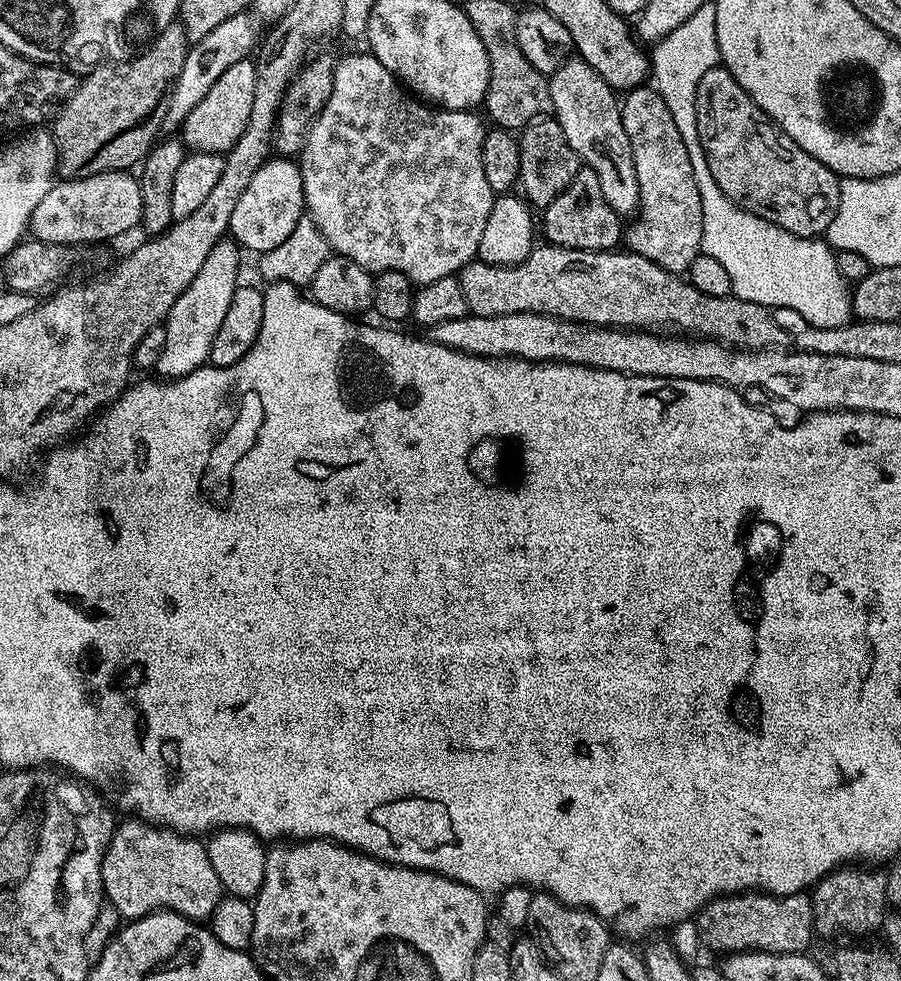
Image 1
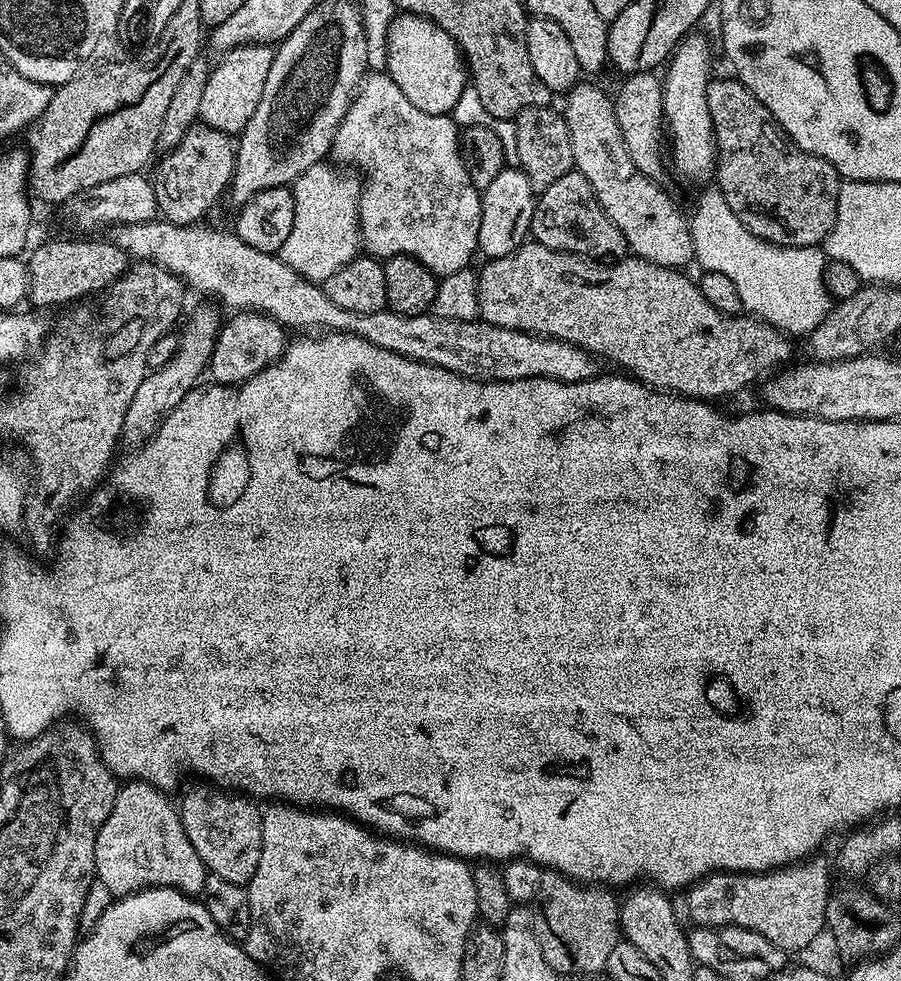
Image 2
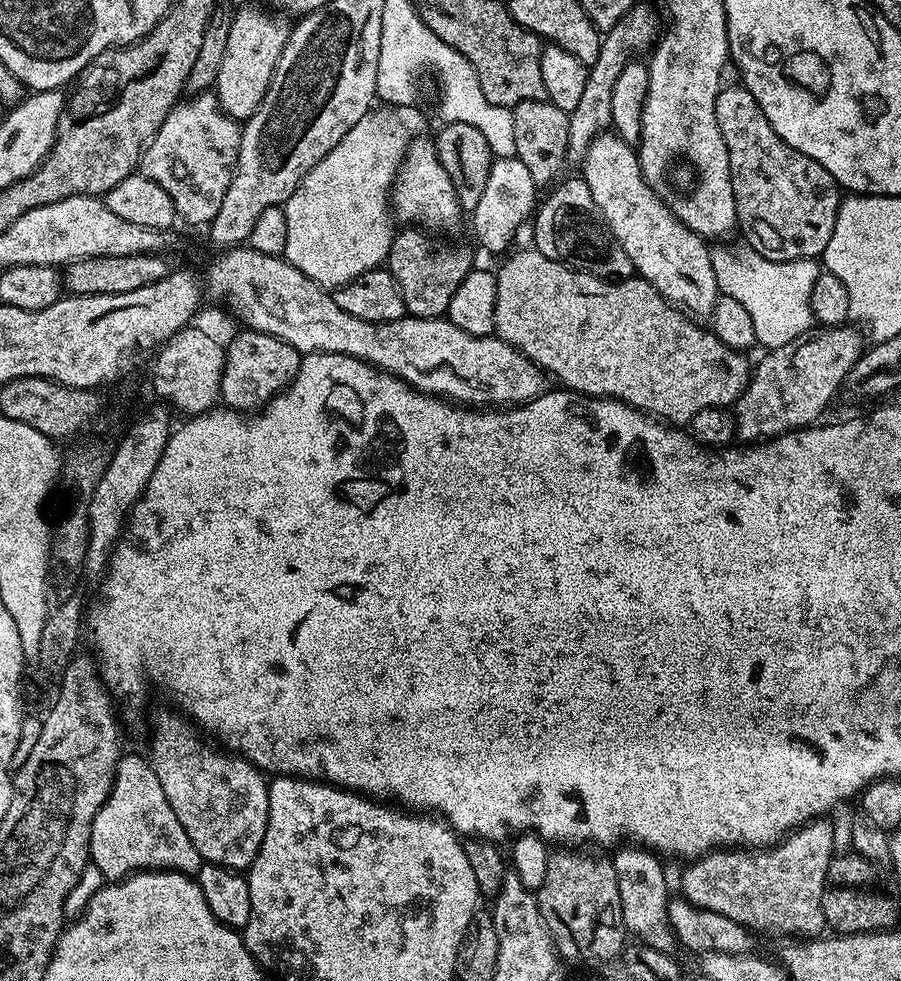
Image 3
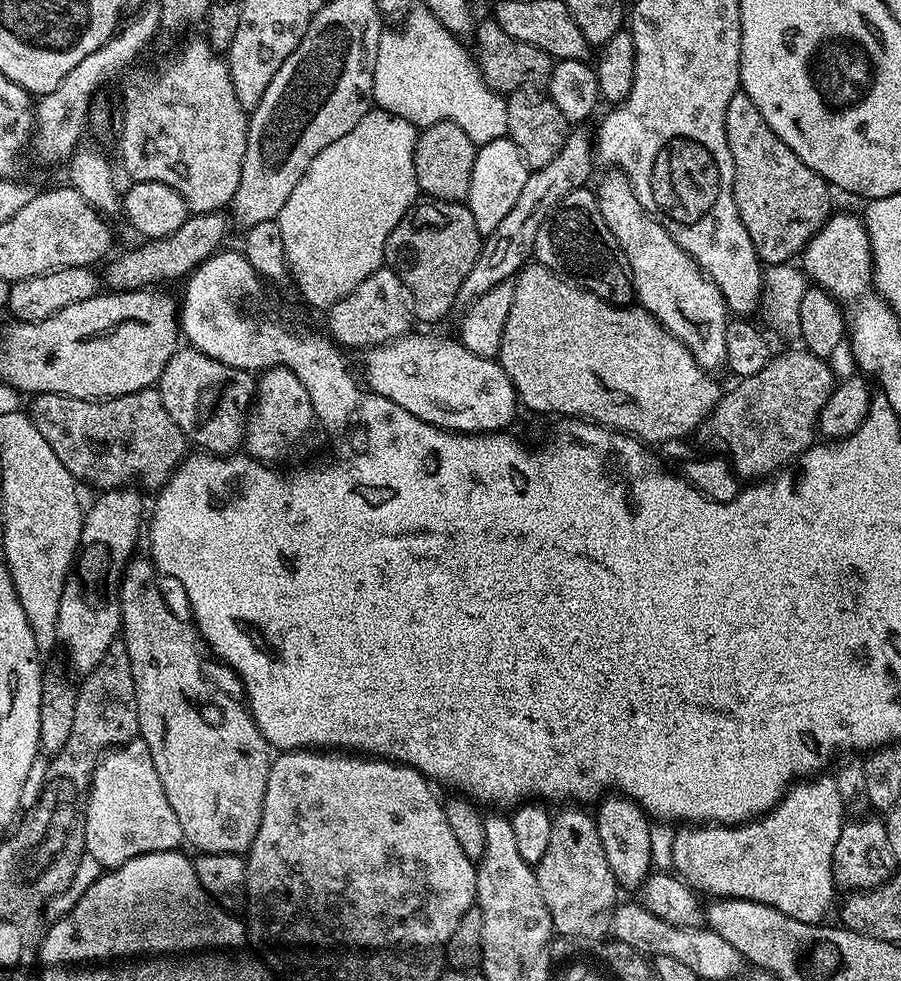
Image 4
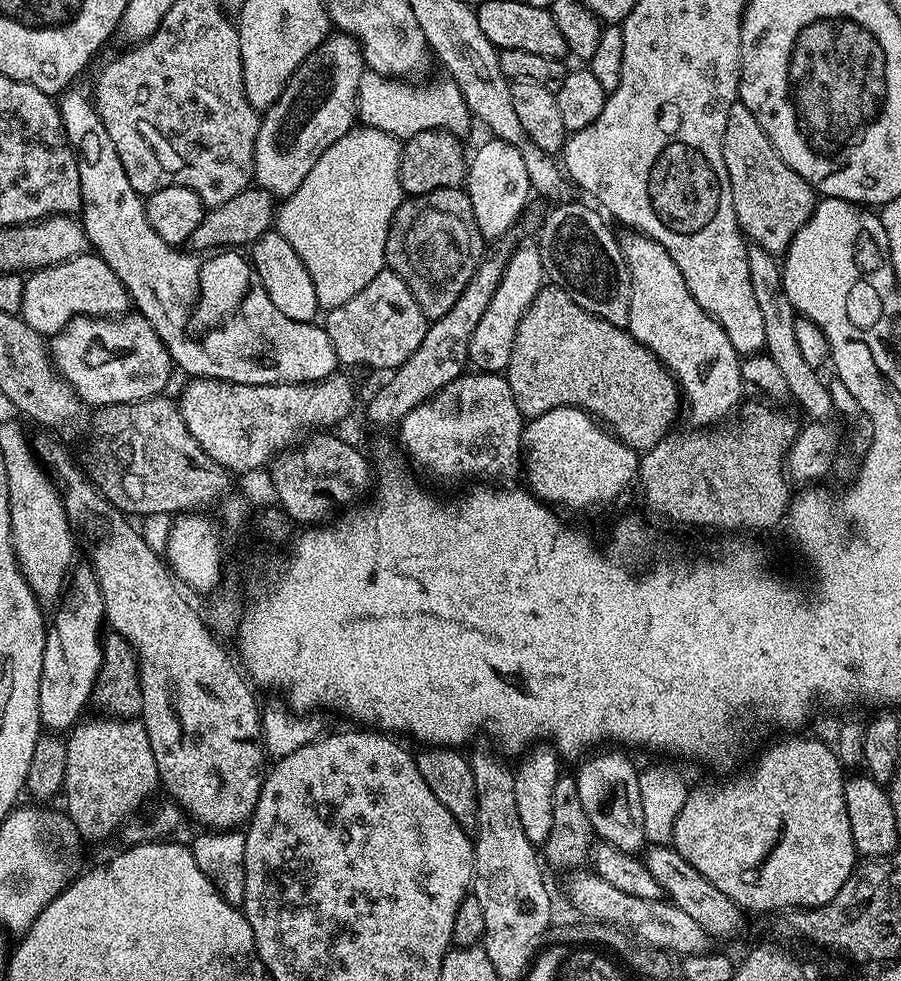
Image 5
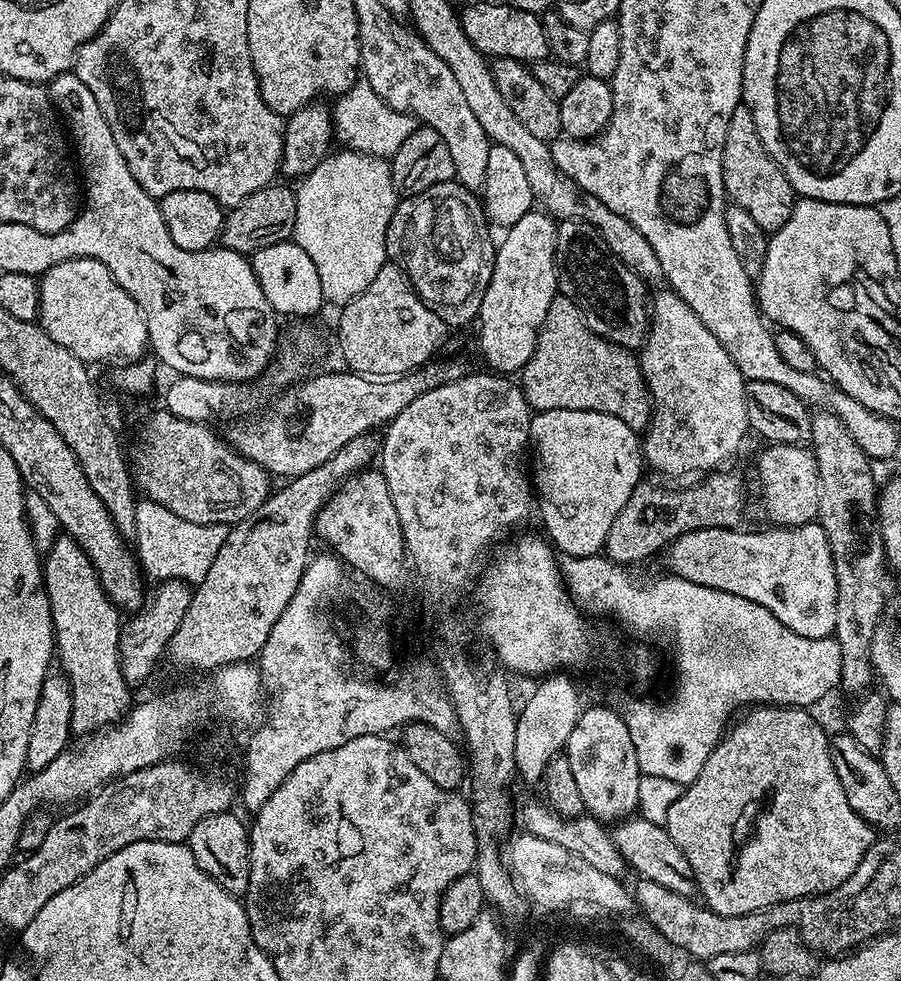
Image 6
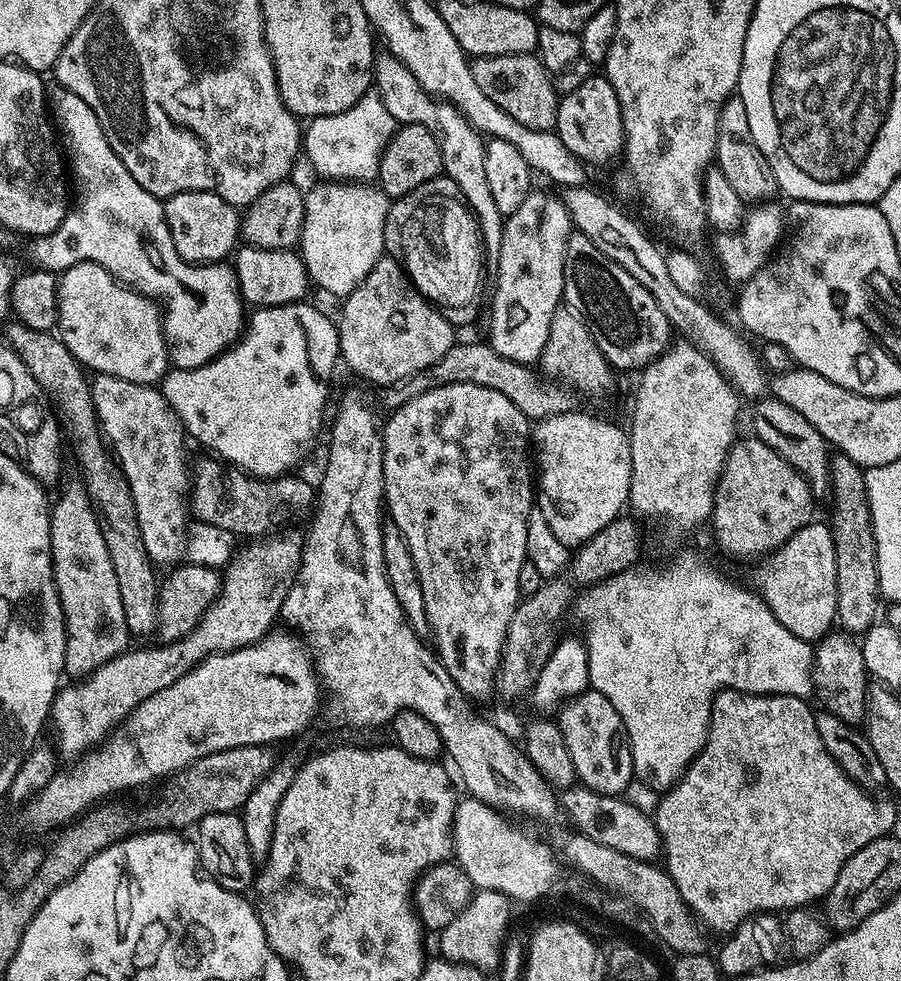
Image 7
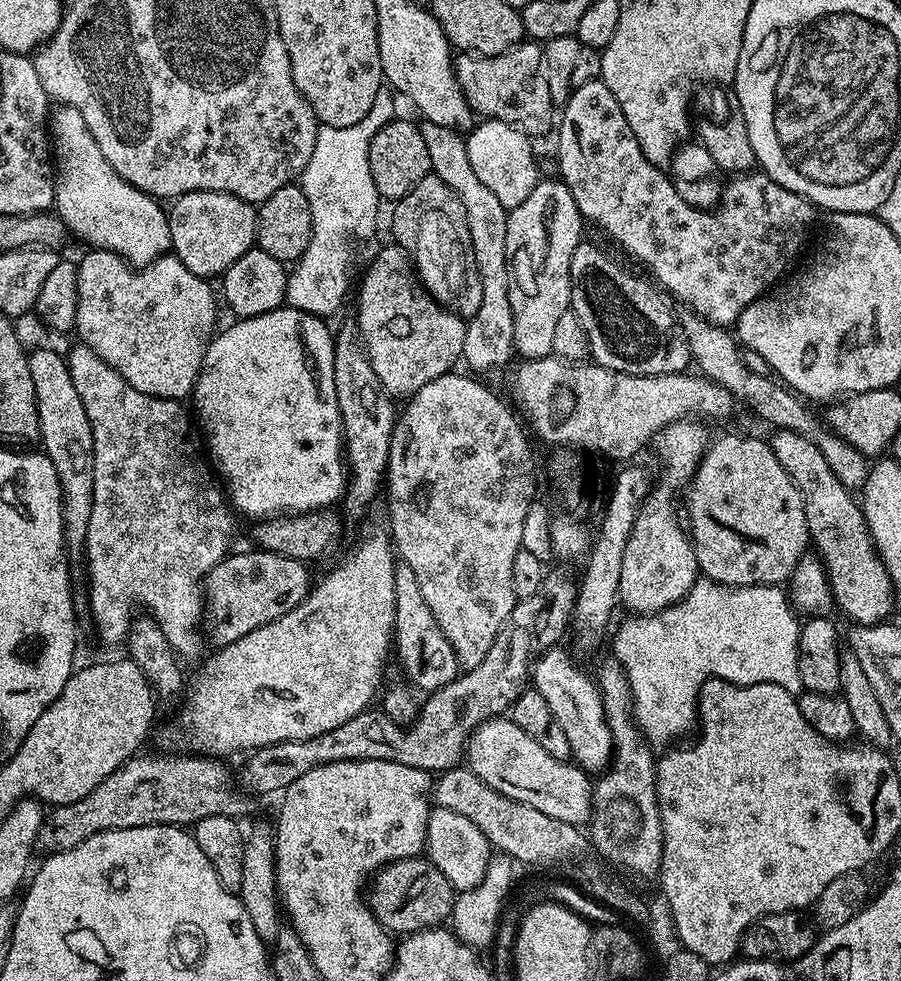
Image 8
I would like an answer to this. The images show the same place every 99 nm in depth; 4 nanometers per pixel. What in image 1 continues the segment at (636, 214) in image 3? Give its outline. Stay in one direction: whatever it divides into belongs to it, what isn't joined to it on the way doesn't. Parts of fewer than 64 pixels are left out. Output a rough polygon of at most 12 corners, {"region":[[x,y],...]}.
{"region":[[579,58],[548,85],[554,118],[615,212],[640,187],[617,93]]}

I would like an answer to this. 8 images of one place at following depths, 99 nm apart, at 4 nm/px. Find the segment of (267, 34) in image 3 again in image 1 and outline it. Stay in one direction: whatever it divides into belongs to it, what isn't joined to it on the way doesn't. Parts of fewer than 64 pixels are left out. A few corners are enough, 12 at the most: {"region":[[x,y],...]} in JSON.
{"region":[[234,62],[182,125],[185,149],[226,154],[254,103],[256,66]]}

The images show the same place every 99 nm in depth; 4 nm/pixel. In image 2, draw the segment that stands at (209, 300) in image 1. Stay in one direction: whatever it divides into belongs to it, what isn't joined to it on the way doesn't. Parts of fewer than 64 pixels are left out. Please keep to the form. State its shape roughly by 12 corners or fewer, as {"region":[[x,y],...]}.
{"region":[[196,308],[170,362],[126,410],[125,445],[144,445],[208,372],[221,309]]}

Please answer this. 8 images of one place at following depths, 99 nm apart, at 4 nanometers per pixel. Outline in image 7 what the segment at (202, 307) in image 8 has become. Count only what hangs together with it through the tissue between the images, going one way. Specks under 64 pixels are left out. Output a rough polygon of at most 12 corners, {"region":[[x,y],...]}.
{"region":[[94,262],[59,273],[56,323],[93,373],[156,386],[161,305]]}

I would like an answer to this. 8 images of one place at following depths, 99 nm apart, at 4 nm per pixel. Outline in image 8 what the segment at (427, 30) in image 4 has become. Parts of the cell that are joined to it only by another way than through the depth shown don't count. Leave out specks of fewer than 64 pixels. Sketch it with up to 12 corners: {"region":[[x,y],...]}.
{"region":[[382,86],[362,122],[316,129],[298,181],[312,237],[291,307],[329,318],[348,292],[352,236],[372,232],[374,134],[397,115]]}

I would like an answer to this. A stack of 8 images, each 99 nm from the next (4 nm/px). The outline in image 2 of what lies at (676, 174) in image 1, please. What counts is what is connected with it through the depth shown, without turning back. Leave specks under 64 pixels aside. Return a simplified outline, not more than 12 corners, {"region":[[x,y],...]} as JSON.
{"region":[[655,71],[623,77],[618,130],[634,166],[666,168],[664,85]]}

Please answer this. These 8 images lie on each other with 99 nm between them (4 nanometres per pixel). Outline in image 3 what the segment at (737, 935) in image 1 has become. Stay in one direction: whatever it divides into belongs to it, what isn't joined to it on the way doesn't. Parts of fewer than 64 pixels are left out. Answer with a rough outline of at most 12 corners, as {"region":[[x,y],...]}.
{"region":[[832,825],[713,850],[683,899],[749,930],[825,931]]}

